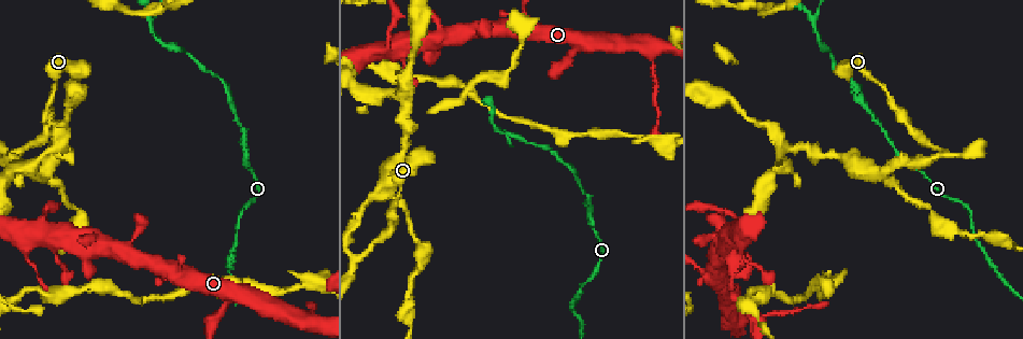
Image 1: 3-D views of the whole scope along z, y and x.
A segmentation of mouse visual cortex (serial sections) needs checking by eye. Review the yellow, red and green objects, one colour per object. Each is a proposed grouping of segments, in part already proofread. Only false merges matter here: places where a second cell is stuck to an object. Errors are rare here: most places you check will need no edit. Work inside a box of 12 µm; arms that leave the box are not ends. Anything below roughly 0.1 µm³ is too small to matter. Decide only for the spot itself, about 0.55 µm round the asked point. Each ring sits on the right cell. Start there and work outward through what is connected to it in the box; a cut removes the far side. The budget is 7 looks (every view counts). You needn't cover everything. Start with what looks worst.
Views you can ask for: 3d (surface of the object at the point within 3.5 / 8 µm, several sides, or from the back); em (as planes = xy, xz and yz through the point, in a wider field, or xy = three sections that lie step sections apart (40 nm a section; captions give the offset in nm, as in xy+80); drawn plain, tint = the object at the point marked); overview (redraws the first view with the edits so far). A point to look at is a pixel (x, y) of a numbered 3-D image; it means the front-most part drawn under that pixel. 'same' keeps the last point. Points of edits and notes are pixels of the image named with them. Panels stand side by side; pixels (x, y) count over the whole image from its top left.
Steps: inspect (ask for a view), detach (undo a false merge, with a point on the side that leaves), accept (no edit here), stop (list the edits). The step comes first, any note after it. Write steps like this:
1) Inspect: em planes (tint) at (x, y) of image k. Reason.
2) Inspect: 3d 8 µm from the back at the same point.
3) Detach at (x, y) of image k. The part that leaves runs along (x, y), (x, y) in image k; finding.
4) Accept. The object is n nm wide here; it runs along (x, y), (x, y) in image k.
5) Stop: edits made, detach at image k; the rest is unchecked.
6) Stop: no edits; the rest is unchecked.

Inspect: 3d 8 µm at (150, 19) of image 1. Three-way junction.

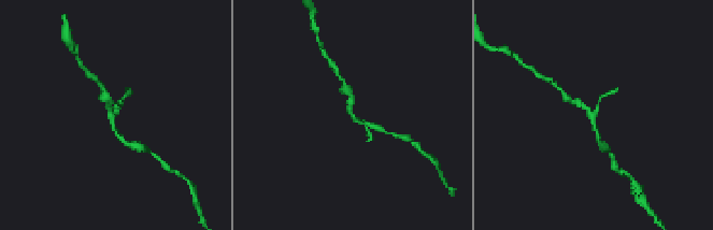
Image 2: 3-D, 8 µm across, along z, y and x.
Inspect: 3d 3.5 µm from the back at (355, 116) of image 2. Closer look.

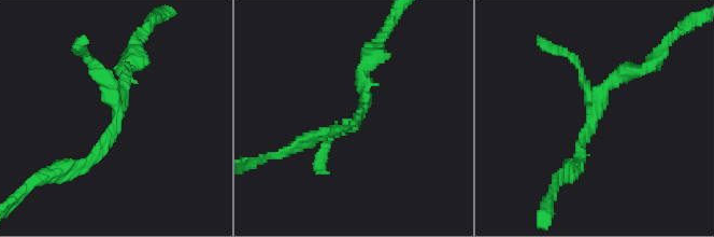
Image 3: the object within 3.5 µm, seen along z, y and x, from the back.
Accept. It runs along (576, 163), (601, 93), (645, 67) in image 3; one cell here.

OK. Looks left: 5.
Inspect: 3d 3.5 µm at (878, 174) of image 1. Branch point.

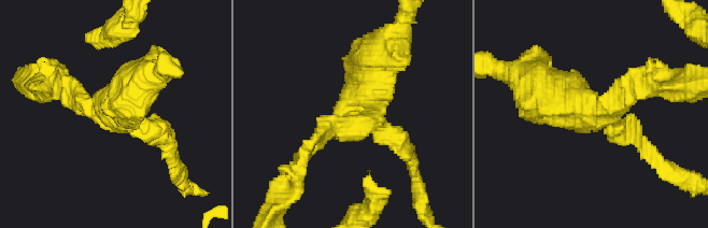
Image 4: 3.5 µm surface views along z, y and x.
Inspect: em xy step 5 (tint) at (347, 112) of image 4. Now the EM.

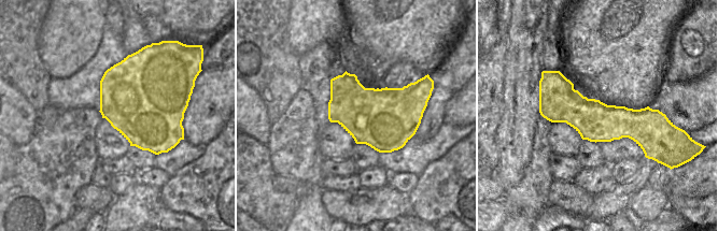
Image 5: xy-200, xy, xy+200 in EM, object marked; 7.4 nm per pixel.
Accept. It runs along (301, 157), (360, 94), (378, 53) in image 4; continuous, no second cell.

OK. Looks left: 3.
Inspect: 3d 3.5 µm at (62, 149) of image 1. Three arms meet.

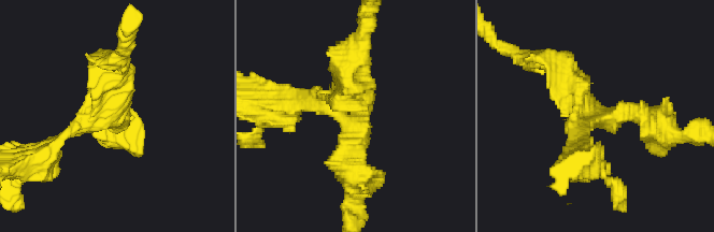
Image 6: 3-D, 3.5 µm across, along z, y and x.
Accept. It runs along (655, 125), (595, 117), (542, 61) in image 6; all the same cell.

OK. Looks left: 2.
Stop: no edits; the rest is unchecked.

